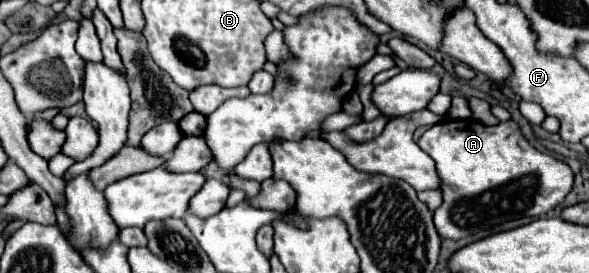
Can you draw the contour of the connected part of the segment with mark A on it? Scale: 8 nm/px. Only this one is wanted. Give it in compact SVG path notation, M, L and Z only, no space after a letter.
M443 120L431 126L417 142L421 150L425 150L437 164L439 176L443 178L443 204L435 210L435 228L441 238L465 238L473 232L487 230L489 226L521 218L521 216L543 216L549 210L553 210L557 204L565 200L565 196L571 192L573 186L573 172L565 162L555 160L549 154L539 152L533 148L523 134L519 132L519 126L509 122L499 122L497 126L485 126L477 120Z

